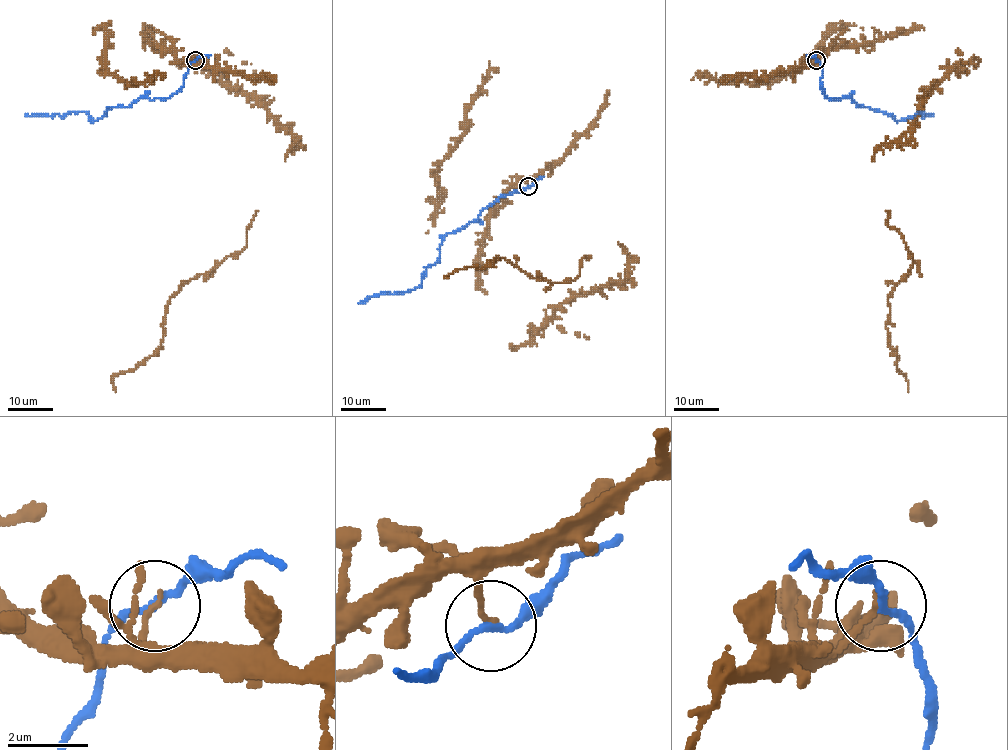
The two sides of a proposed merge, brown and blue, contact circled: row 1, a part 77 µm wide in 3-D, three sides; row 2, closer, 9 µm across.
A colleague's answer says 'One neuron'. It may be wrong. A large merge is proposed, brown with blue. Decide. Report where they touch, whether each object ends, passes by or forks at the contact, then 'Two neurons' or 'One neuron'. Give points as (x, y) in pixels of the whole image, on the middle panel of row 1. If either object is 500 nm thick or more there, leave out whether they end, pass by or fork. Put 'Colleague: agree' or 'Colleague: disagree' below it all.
Place: (528, 186). At the ring brown ends. At the ring blue passes by. Two neurons
Colleague: disagree

